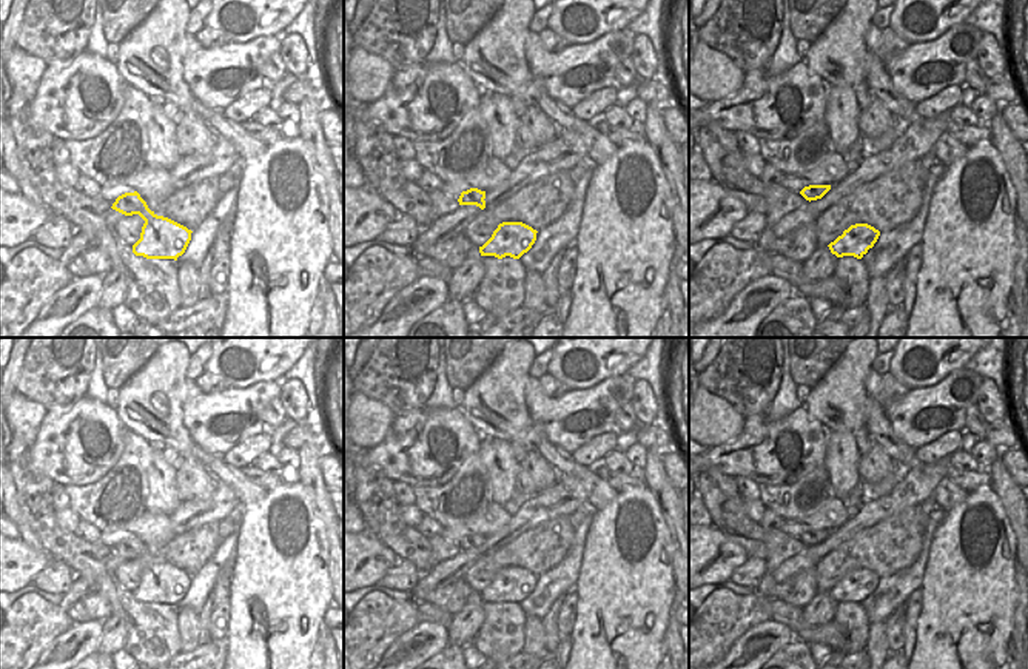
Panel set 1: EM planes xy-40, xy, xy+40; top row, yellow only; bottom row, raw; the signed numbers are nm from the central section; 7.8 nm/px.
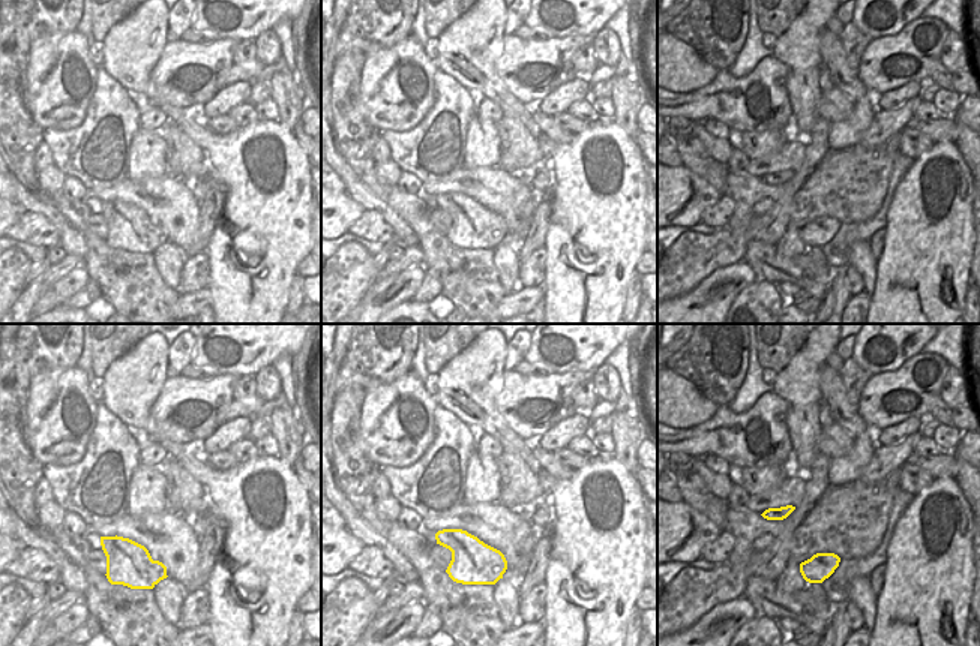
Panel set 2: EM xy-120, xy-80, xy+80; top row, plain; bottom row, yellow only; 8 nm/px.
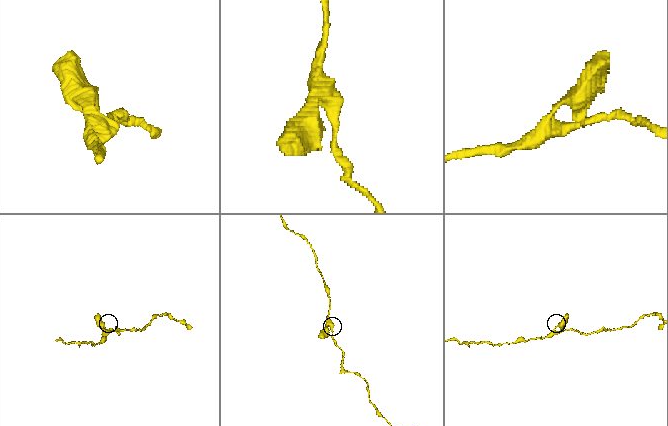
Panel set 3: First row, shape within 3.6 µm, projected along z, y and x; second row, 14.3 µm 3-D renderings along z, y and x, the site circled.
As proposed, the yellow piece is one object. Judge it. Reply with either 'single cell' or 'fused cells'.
single cell

